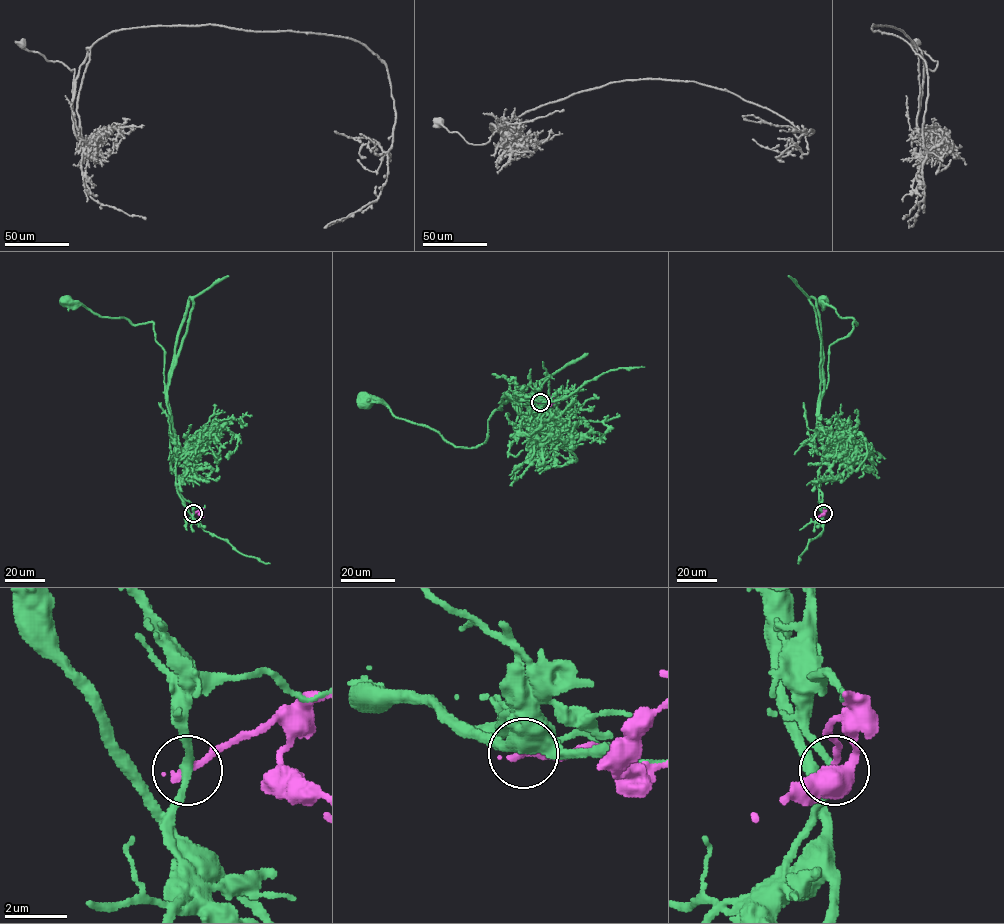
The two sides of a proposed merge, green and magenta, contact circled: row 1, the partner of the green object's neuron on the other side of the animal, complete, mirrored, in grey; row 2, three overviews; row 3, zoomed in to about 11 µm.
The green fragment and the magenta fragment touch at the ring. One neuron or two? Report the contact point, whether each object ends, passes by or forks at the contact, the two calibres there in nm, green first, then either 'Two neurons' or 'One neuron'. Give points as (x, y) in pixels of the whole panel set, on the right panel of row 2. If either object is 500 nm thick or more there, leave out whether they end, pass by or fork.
Place: (823, 513). At the ring green passes by. At the ring magenta ends. Thickness 240 nm (green) against 260 nm. Two neurons

